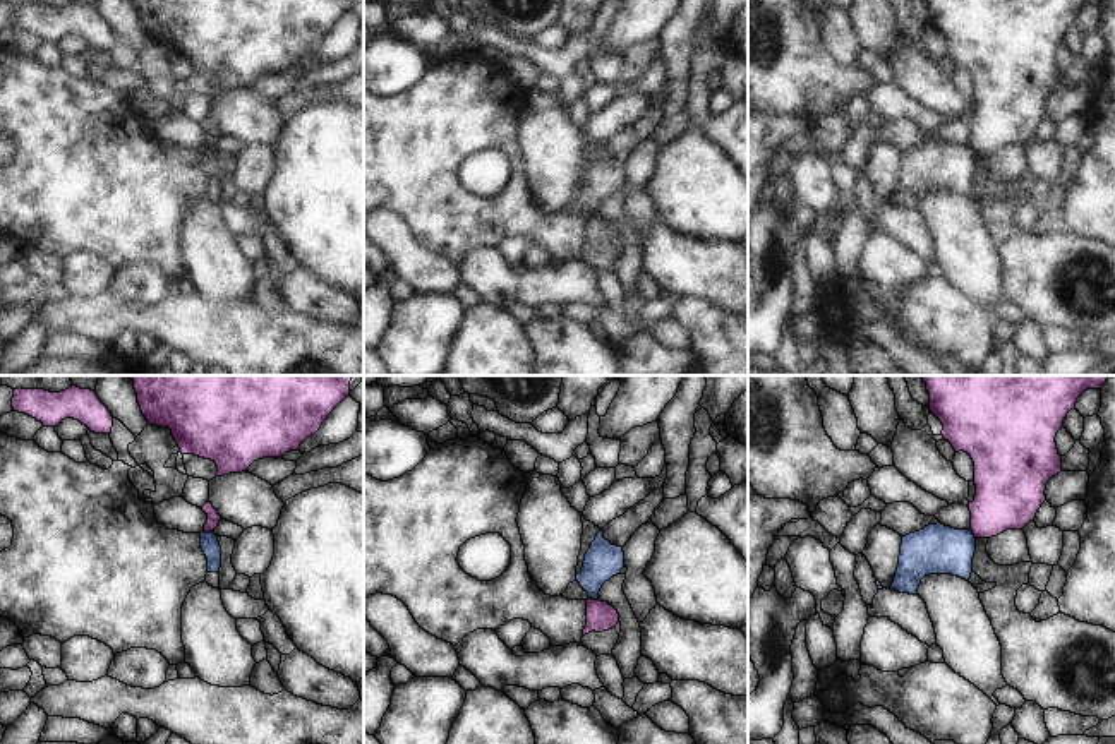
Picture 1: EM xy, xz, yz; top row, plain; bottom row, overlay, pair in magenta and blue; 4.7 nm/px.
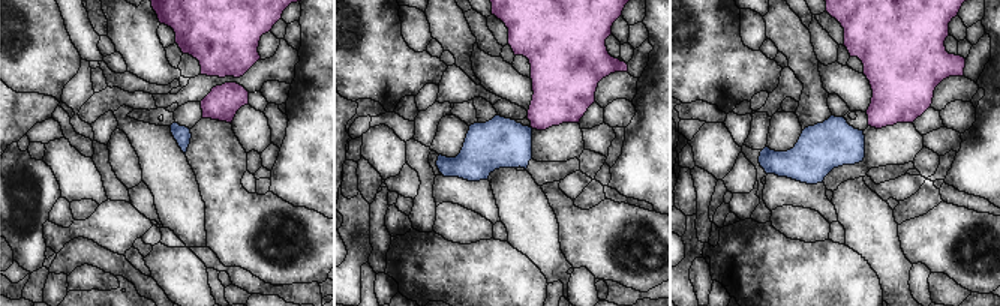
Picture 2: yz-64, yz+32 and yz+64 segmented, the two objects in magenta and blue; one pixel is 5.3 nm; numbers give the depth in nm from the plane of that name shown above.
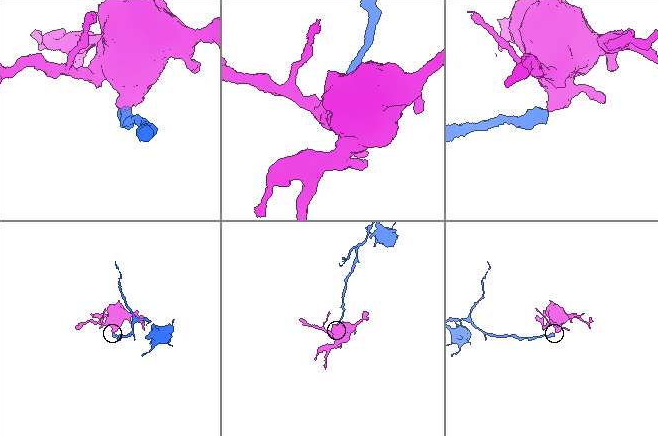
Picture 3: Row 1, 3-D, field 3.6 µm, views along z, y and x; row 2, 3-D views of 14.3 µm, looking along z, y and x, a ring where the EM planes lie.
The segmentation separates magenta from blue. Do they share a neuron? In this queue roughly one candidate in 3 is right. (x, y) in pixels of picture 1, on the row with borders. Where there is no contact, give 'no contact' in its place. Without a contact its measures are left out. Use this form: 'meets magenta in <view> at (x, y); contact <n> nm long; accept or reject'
meets magenta in yz at (973, 534); contact 60 nm long; reject

